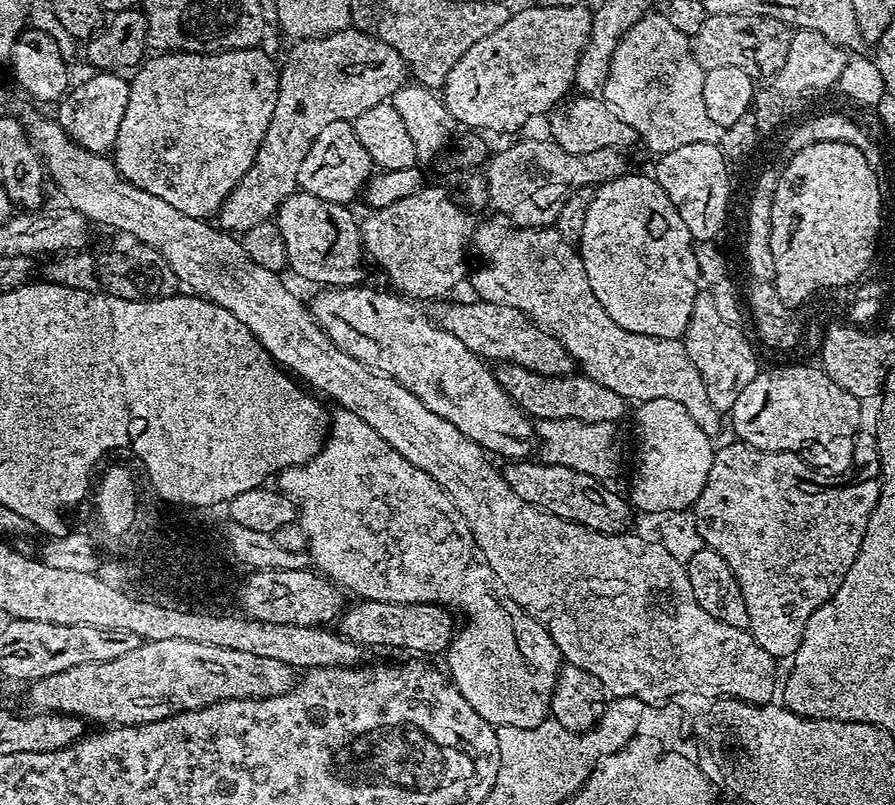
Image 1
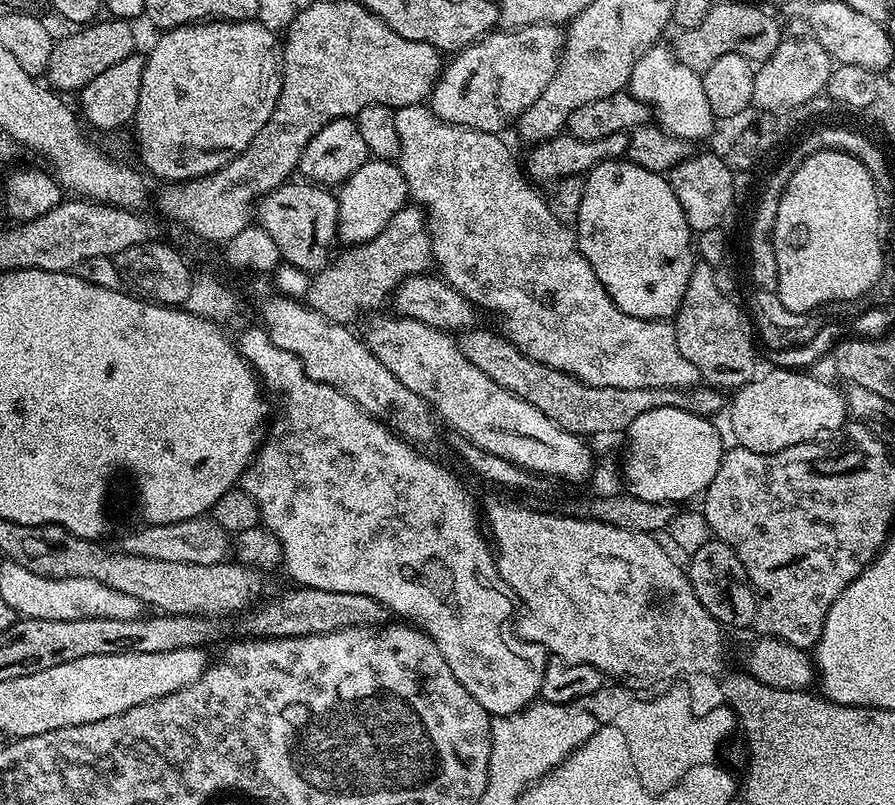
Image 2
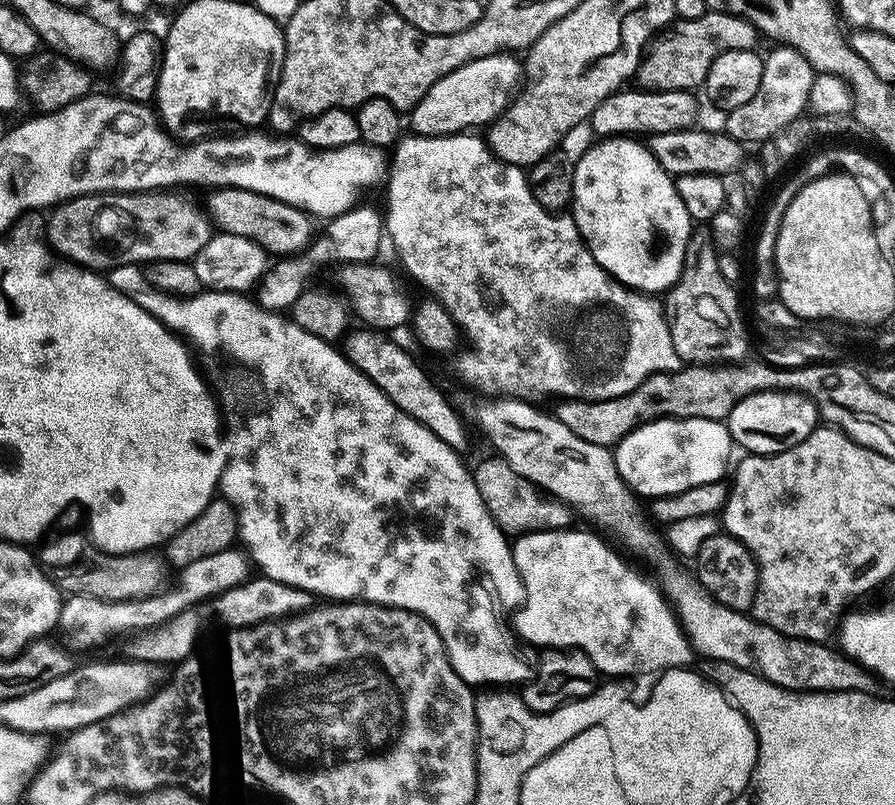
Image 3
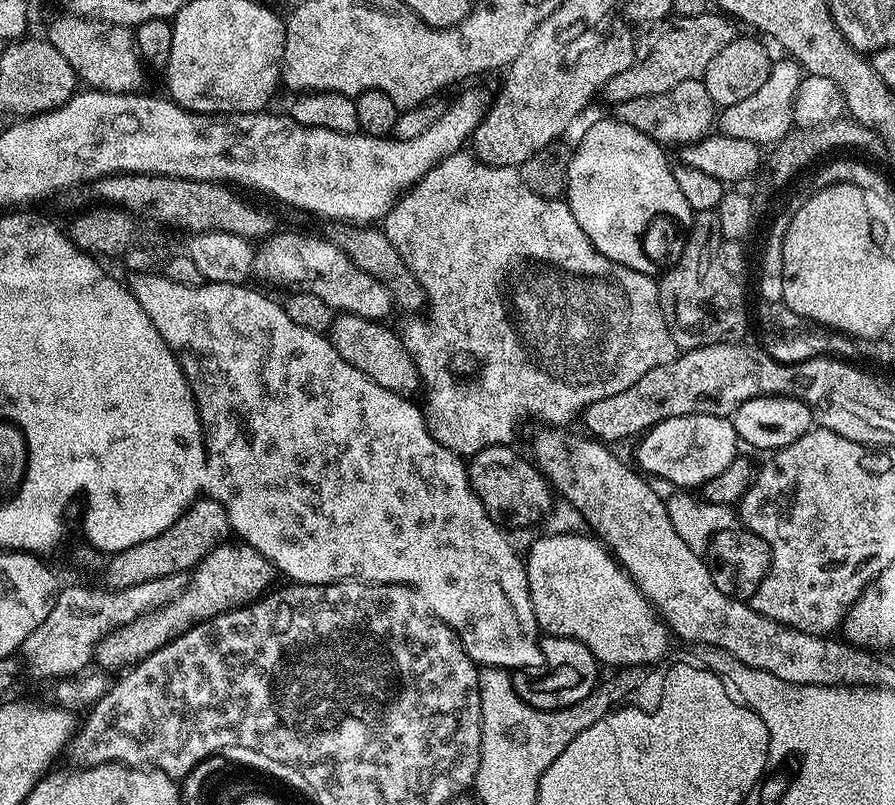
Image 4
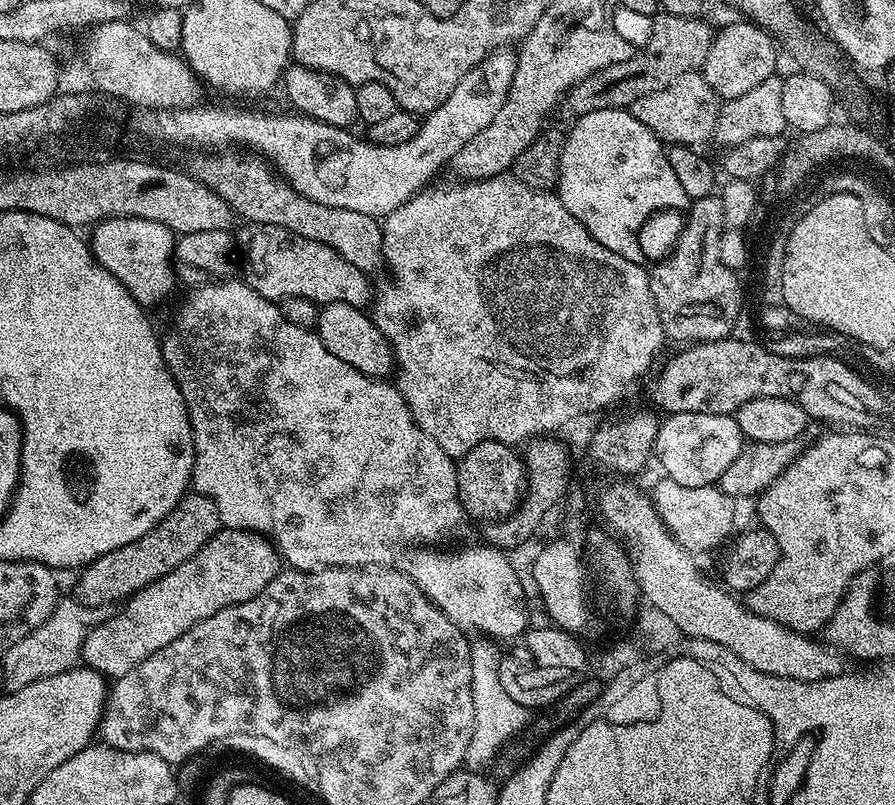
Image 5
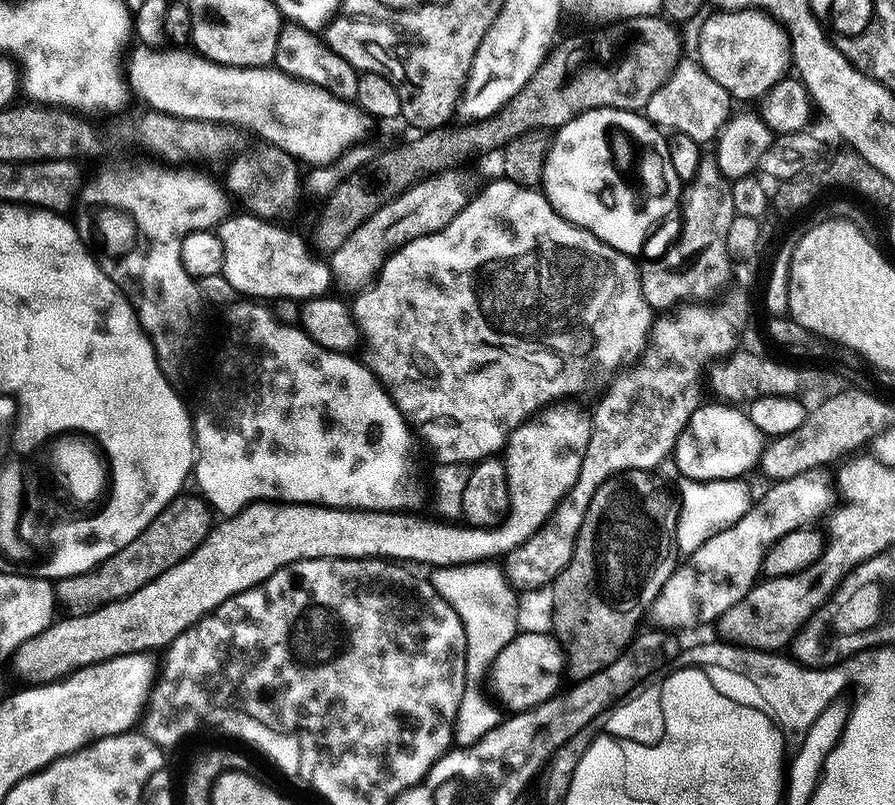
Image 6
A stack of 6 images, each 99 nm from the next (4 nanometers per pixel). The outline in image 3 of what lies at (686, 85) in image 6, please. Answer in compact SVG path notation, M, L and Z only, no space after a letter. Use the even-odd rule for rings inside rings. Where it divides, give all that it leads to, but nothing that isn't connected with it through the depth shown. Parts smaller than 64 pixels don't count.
M623 88L607 96L595 107L588 119L589 126L599 137L612 138L617 135L640 134L636 132L670 133L674 130L693 127L698 114L698 102L691 91L685 89L645 90Z

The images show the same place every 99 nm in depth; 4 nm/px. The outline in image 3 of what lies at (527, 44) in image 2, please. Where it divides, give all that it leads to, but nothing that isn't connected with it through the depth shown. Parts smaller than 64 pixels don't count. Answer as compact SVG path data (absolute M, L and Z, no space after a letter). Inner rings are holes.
M507 51L495 52L492 56L482 56L477 60L466 62L455 68L450 74L438 78L438 82L434 82L434 86L430 86L430 90L426 90L422 99L410 109L410 116L412 116L411 131L422 136L451 136L479 129L476 128L479 124L491 125L492 121L497 116L502 115L505 108L512 103L514 93L522 84L522 80L520 82L520 72L522 76L521 61L519 64L512 56L515 55L509 54Z

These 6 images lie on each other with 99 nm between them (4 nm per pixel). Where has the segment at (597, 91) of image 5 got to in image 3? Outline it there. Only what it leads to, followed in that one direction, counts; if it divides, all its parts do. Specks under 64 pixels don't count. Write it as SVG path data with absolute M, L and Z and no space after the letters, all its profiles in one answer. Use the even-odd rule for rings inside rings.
M709 10L702 18L677 19L649 43L636 69L635 83L645 90L699 89L718 54L726 54L726 50L753 50L757 47L756 36L756 25L733 12Z

